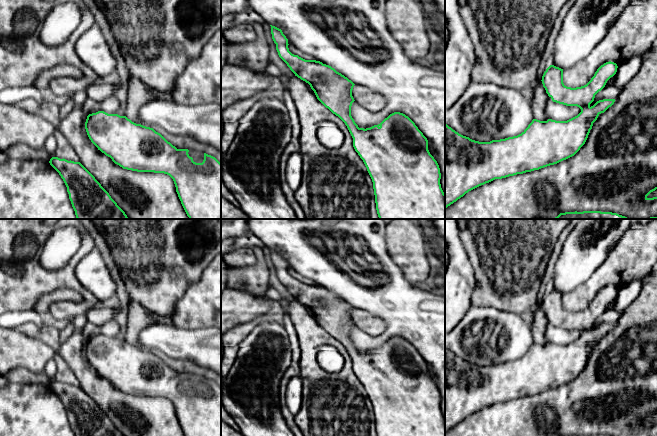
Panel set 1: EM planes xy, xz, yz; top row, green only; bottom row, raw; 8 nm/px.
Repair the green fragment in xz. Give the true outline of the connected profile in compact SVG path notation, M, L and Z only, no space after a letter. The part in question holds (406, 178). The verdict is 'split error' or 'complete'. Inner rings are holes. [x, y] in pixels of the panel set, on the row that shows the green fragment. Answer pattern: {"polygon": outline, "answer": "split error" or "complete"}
{"polygon": "M270 26L279 57L295 76L310 85L317 99L347 126L353 138L353 147L372 179L379 219L445 219L445 193L440 184L440 168L428 150L427 138L415 123L405 114L394 112L378 125L359 128L351 116L355 84L329 65L292 54L282 30Z", "answer": "complete"}

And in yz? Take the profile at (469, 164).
{"polygon": "M606 62L597 69L586 85L576 88L564 85L563 69L554 65L546 69L541 81L552 101L566 106L577 106L581 109L577 116L567 121L533 119L521 134L490 142L472 140L459 134L445 123L445 208L469 191L495 179L539 170L574 156L585 144L598 116L615 102L615 99L603 99L593 106L590 105L595 95L616 74L617 68L616 63Z", "answer": "complete"}

